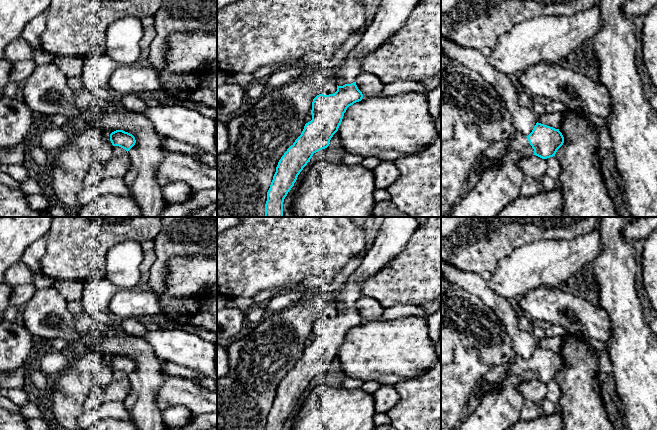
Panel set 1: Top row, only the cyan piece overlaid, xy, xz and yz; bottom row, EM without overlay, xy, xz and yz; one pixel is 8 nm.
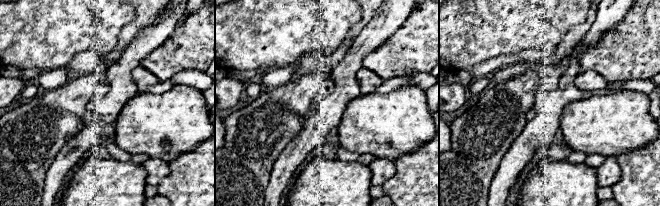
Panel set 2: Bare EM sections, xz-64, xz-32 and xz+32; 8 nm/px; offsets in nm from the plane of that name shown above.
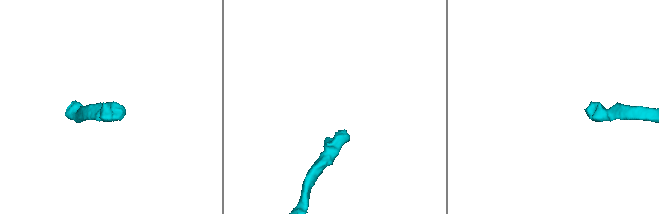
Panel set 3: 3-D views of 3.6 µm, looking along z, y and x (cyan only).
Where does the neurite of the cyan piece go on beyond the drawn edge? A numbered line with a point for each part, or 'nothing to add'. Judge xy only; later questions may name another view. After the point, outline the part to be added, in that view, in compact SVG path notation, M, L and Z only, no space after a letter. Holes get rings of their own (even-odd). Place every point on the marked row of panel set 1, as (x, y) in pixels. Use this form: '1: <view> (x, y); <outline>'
1: xy (117, 150); M113 146L113 151L115 155L126 155L127 151L119 146Z

